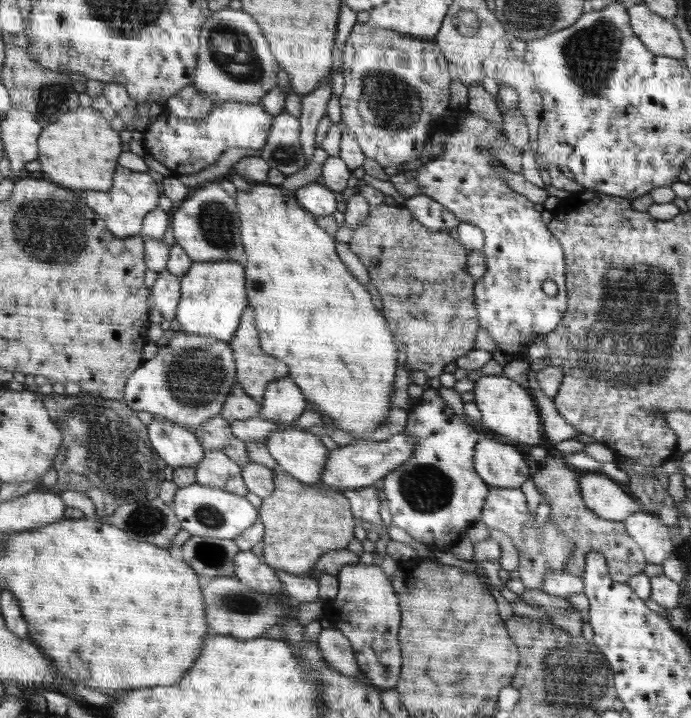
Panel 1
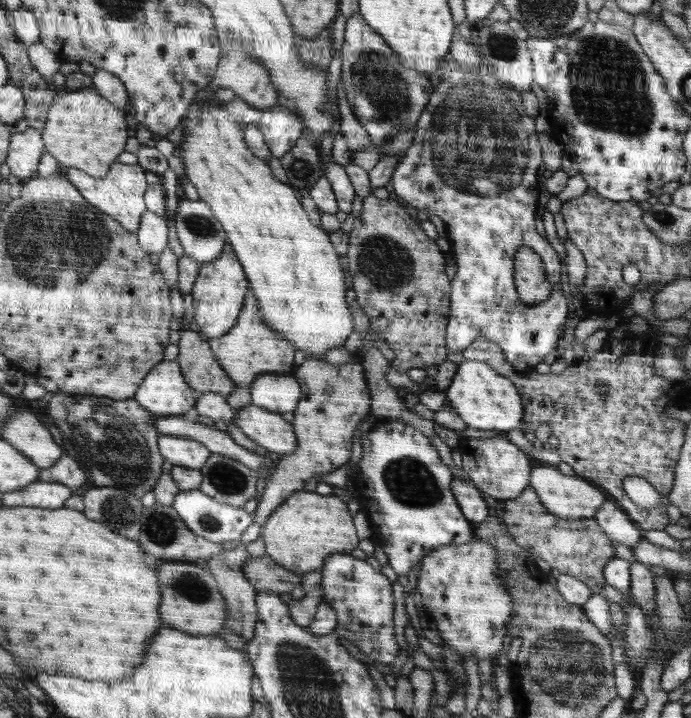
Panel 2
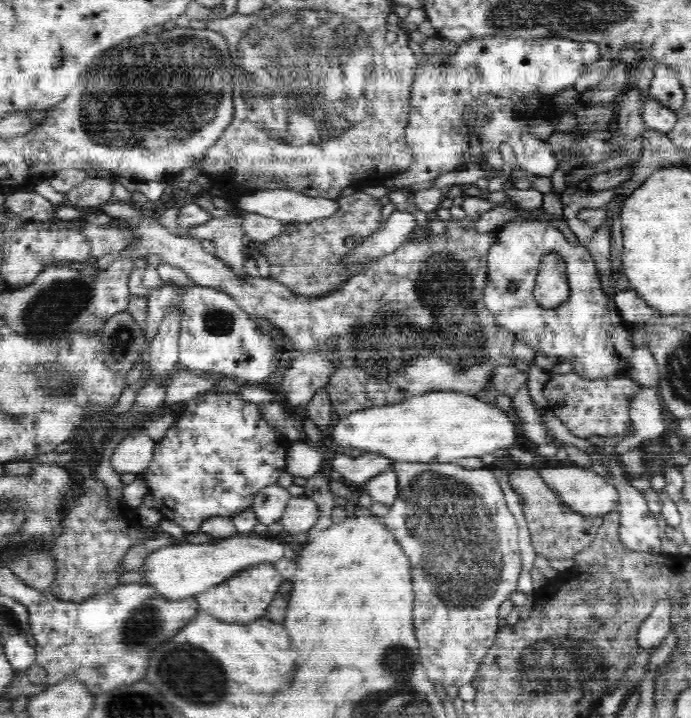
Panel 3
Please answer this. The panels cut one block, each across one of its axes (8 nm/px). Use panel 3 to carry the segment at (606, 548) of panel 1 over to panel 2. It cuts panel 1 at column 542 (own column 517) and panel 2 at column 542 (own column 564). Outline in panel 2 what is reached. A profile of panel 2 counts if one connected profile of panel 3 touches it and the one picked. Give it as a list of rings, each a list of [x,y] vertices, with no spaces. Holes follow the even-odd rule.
[[[528,486],[516,498],[504,501],[505,513],[502,518],[507,532],[523,550],[546,560],[551,568],[559,570],[560,575],[568,574],[584,582],[591,592],[603,590],[607,582],[604,568],[615,556],[611,537],[607,535],[594,517],[564,519],[557,517],[539,501],[539,495]]]

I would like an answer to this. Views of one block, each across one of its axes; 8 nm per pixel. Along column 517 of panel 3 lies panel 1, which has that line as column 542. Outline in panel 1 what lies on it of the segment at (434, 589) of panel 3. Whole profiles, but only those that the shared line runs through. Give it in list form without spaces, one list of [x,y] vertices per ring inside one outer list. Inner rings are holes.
[[[491,487],[482,510],[483,522],[488,529],[502,530],[508,538],[512,538],[520,560],[514,575],[522,581],[525,590],[540,590],[547,578],[547,573],[563,573],[564,566],[568,564],[575,550],[575,542],[559,529],[550,516],[540,530],[535,528],[536,517],[528,509],[526,496],[520,487]]]

